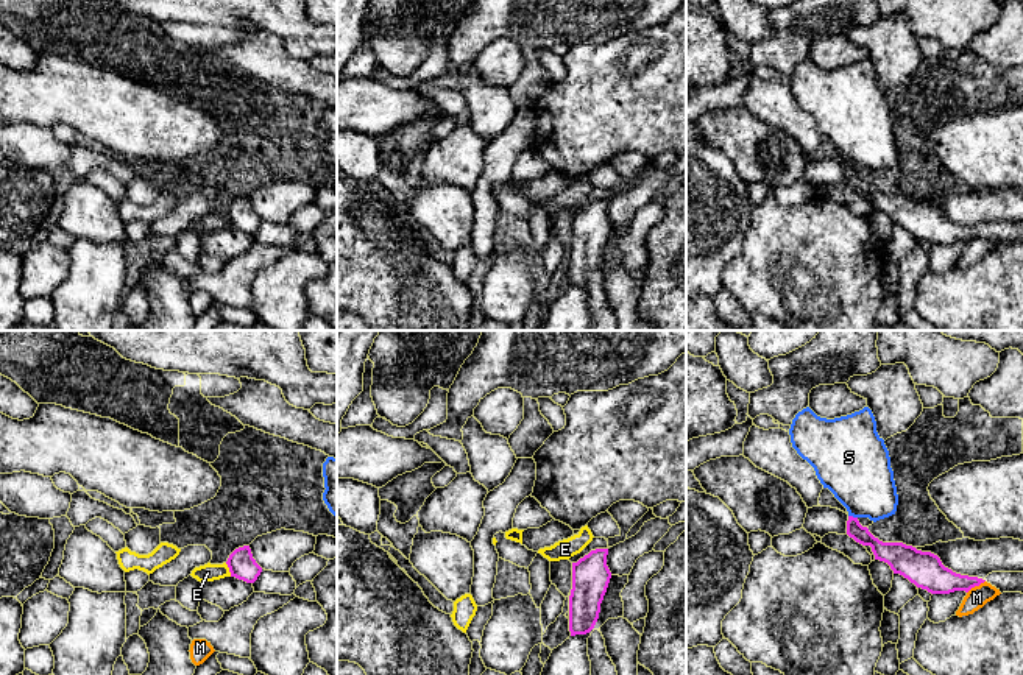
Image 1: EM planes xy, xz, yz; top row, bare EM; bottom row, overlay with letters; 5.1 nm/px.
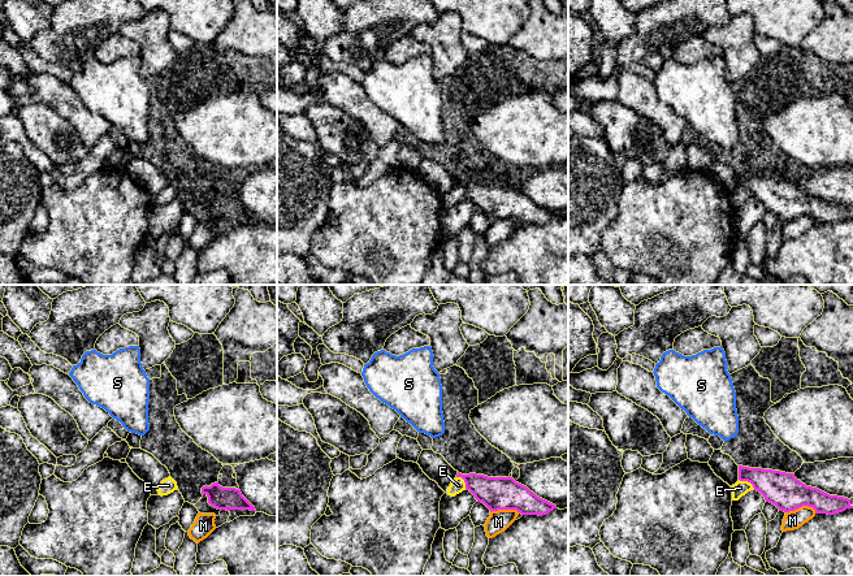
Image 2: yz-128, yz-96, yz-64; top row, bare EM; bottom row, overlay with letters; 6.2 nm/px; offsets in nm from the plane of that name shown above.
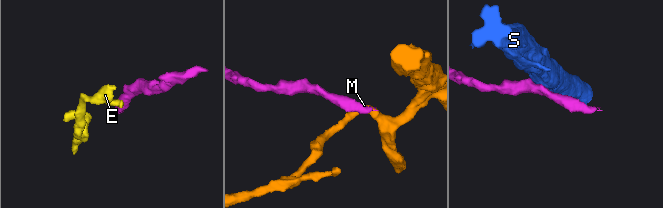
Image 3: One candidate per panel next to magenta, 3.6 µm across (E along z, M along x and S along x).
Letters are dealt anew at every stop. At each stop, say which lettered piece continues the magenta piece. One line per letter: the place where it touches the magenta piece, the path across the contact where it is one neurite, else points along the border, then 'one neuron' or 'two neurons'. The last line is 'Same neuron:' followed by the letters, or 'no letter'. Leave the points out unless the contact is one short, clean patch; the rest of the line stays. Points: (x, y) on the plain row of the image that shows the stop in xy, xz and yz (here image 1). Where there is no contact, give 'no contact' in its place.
E: meets magenta in xy at (230, 220); border along xy (225, 214), (231, 226); two neurons
M: meets magenta in yz at (975, 236); border along yz (984, 231), (967, 243); two neurons
S: meets magenta in yz at (852, 167); border along yz (849, 166), (856, 169); two neurons
Same neuron: no letter

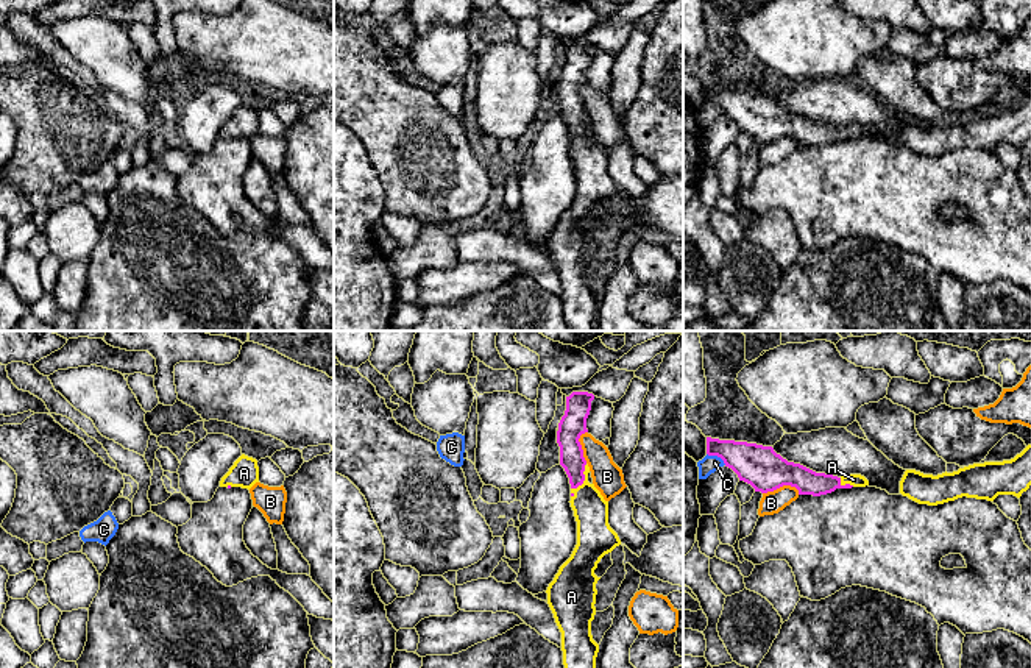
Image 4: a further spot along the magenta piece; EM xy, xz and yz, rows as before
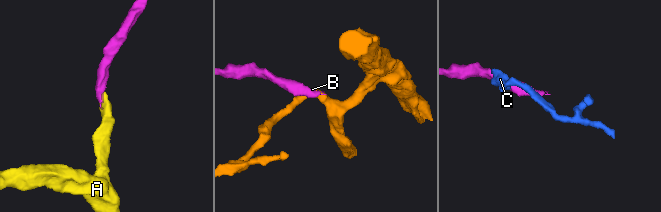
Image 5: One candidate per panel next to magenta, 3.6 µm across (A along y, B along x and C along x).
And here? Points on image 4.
A: meets magenta in xz at (584, 130); runs through xz (571, 105), (577, 124), (584, 130), (584, 147), (590, 159); one neuron
B: meets magenta in yz at (780, 136); border along yz (799, 141), (780, 136), (763, 144); two neurons
C: meets magenta in yz at (716, 105); border along yz (707, 103), (716, 105), (726, 114); two neurons
Same neuron: A

